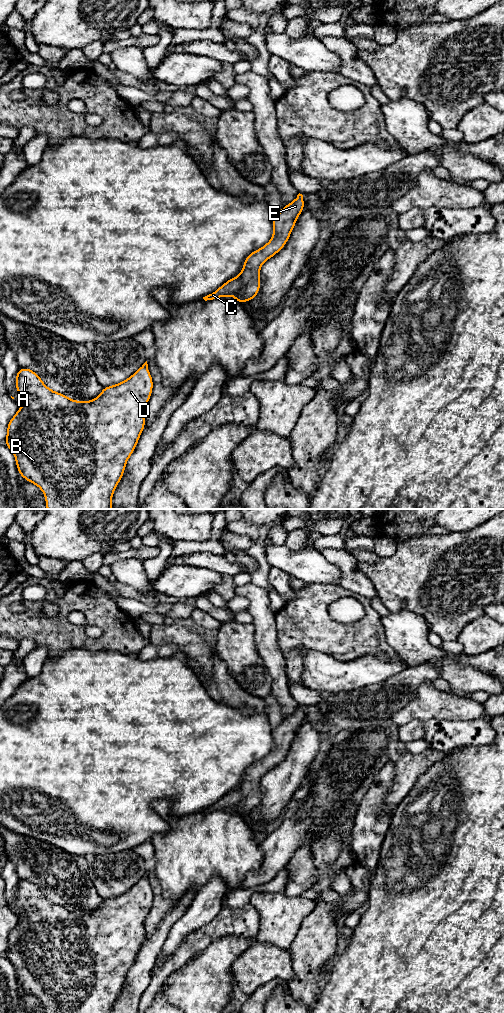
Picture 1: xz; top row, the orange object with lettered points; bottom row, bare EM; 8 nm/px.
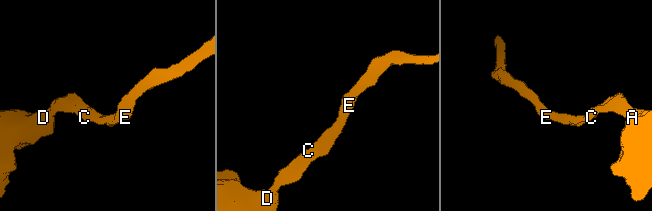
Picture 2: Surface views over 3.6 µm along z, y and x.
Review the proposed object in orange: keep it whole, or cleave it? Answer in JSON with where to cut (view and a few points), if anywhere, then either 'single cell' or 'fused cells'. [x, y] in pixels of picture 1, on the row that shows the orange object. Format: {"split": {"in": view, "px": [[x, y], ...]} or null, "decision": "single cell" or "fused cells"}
{"split": null, "decision": "single cell"}

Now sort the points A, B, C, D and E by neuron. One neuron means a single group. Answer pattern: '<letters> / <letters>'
A B C D E

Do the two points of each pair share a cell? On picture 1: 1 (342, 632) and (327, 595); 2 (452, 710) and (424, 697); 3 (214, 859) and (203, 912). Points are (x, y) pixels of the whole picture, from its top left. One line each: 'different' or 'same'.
1: same
2: same
3: different

